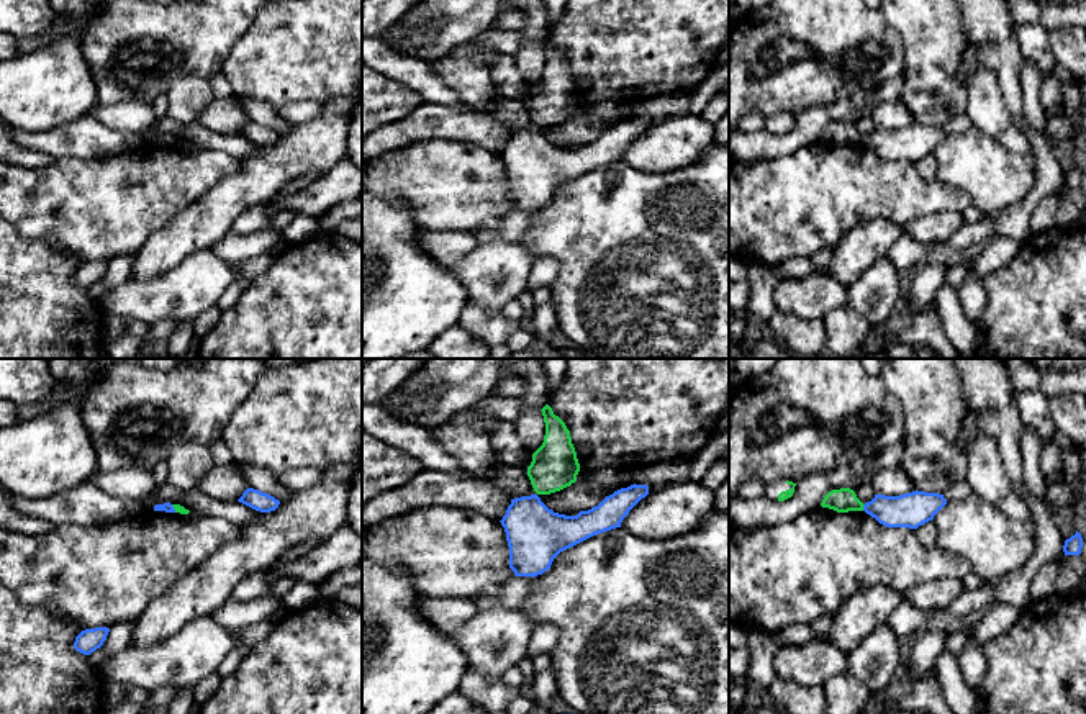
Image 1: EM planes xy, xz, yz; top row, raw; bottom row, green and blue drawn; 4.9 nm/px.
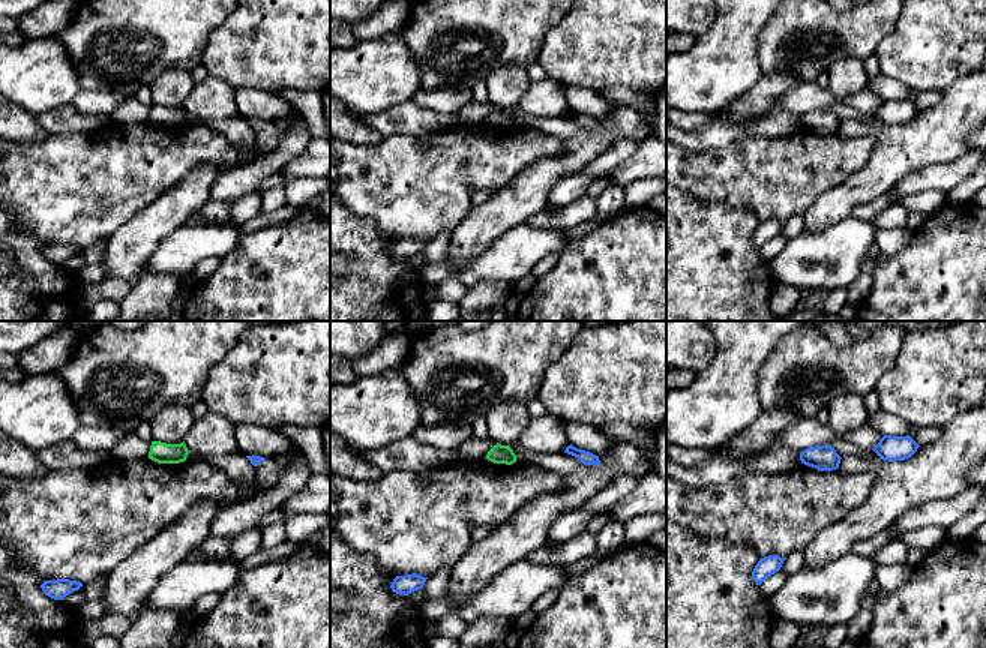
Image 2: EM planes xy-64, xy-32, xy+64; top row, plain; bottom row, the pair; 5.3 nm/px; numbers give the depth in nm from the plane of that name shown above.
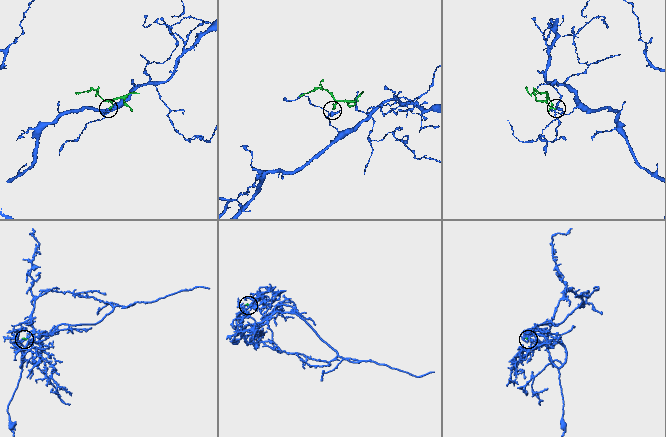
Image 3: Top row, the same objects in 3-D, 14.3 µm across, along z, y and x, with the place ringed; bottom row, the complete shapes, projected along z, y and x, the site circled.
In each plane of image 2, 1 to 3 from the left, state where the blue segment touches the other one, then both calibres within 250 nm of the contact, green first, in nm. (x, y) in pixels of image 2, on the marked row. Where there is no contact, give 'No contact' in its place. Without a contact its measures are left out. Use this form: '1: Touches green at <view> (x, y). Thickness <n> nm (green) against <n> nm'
1: No contact
2: No contact
3: No contact

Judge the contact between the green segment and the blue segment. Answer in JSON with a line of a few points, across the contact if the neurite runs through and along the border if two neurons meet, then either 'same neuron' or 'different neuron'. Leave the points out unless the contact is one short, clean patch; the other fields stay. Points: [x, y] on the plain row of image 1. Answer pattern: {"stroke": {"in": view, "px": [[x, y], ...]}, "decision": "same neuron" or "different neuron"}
{"stroke": {"in": "yz", "px": [[865, 138], [862, 143]]}, "decision": "different neuron"}

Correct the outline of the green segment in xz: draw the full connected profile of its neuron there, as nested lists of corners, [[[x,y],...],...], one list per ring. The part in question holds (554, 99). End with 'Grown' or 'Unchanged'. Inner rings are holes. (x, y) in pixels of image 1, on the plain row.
[[[545,38],[542,43],[545,69],[532,87],[527,110],[537,128],[560,124],[577,115],[580,97],[565,56]]]. Unchanged

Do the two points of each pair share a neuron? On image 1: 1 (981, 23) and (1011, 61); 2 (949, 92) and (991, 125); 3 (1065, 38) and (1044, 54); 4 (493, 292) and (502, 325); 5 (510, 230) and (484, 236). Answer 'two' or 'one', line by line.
1: one
2: two
3: two
4: two
5: one

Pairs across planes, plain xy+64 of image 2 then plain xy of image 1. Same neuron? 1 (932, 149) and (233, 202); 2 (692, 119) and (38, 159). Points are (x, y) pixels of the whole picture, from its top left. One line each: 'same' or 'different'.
1: same
2: different

